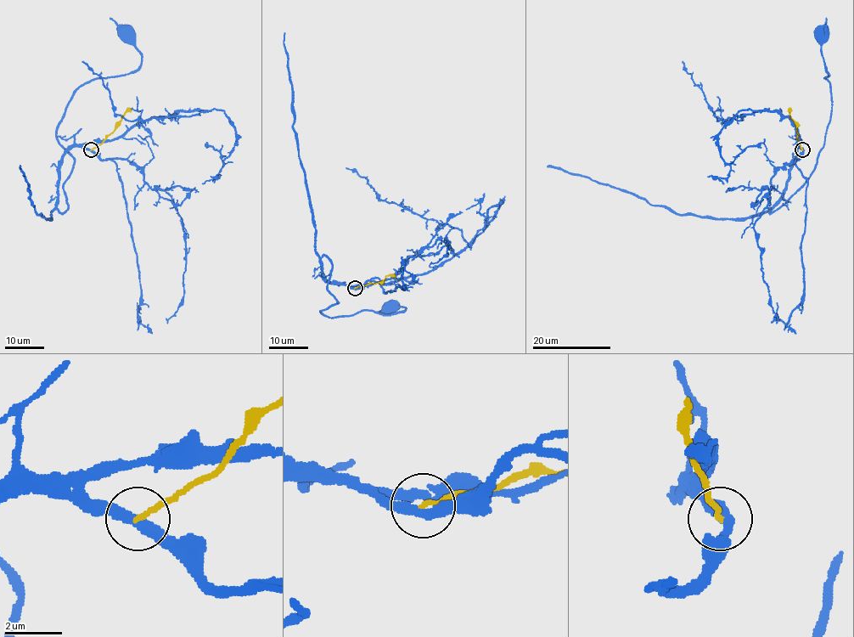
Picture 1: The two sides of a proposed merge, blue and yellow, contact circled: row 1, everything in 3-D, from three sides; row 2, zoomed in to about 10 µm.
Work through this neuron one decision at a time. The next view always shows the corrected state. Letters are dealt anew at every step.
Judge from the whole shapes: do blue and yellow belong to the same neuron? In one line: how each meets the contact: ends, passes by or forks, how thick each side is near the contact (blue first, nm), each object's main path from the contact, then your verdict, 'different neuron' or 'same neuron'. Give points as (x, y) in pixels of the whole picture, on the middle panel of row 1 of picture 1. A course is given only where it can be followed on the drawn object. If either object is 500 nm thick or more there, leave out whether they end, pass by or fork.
blue passes by; yellow ends there; 320 nm thick on the blue side, 190 nm on the other; blue runs (354, 287), (327, 280), (321, 258), (331, 265), (328, 290), (338, 302), (323, 315), (405, 310), (388, 309); yellow runs (355, 287), (380, 283), (386, 276), (395, 277); different neuron

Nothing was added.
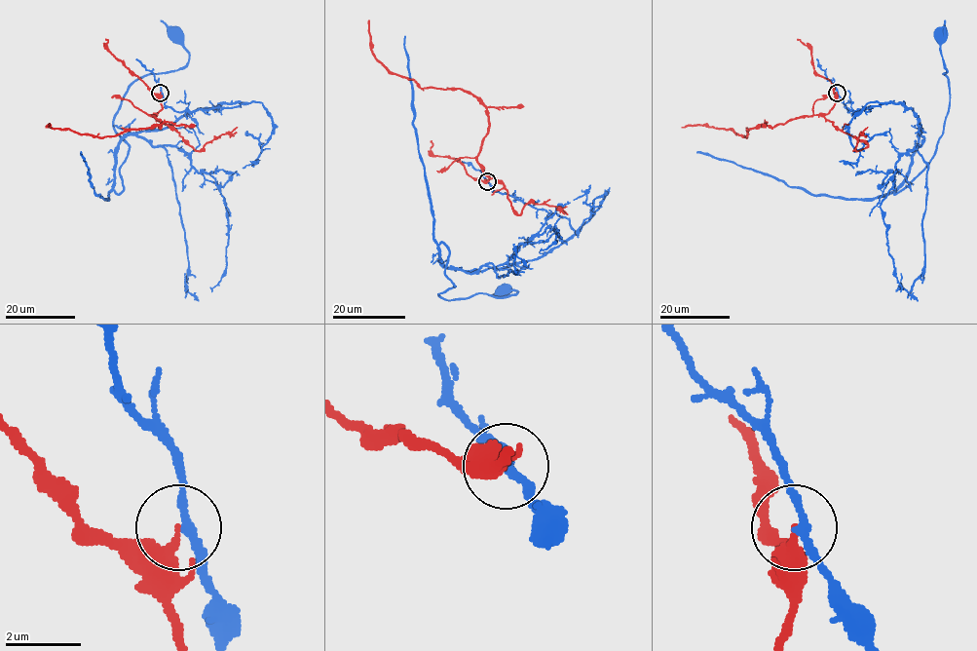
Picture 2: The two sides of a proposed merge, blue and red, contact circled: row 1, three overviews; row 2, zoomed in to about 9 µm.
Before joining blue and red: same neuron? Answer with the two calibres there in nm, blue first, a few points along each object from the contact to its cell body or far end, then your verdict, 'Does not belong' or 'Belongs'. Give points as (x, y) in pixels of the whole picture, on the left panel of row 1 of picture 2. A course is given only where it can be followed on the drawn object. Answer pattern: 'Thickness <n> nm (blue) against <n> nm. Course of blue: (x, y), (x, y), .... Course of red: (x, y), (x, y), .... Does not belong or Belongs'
Thickness 190 nm (blue) against 360 nm. Course of blue: (161, 93), (179, 112), (244, 103), (129, 134), (117, 193), (113, 117), (135, 81), (186, 64), (173, 36). Course of red: (161, 93), (162, 108), (150, 115), (161, 121), (161, 127), (125, 130), (97, 137), (46, 127). Does not belong

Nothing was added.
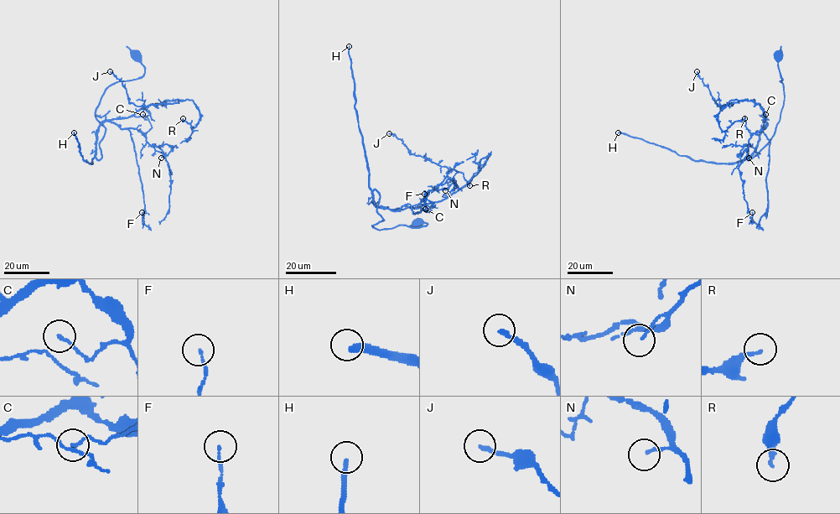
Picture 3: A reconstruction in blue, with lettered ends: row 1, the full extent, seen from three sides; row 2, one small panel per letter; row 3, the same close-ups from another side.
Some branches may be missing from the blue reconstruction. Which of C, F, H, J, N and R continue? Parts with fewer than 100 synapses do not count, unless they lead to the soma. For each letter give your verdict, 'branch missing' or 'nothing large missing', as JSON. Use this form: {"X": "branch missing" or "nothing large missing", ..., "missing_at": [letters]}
{"C": "nothing large missing", "F": "nothing large missing", "H": "branch missing", "J": "nothing large missing", "N": "nothing large missing", "R": "nothing large missing", "missing_at": ["H"]}

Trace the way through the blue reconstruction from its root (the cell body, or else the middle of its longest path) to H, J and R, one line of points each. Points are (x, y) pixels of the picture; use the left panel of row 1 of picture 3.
H: (135, 57), (144, 74), (111, 84), (95, 112), (106, 129), (101, 158), (85, 161), (74, 132)
J: (135, 57), (144, 74), (111, 84), (96, 109), (97, 159), (104, 122), (180, 100), (135, 106), (110, 71)
R: (135, 57), (144, 74), (111, 84), (96, 109), (96, 158), (106, 121), (192, 100), (199, 122), (183, 118)

